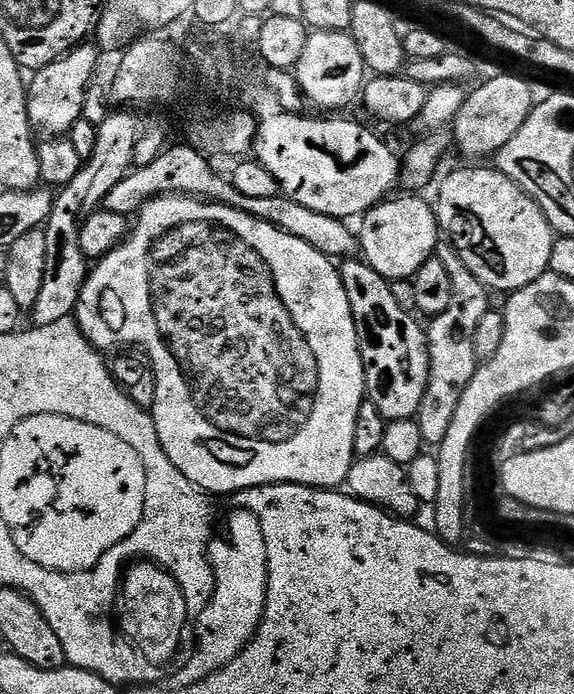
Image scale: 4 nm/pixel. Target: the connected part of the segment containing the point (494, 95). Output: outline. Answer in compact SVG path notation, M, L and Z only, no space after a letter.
M492 76L485 84L468 92L462 110L458 110L452 121L453 133L456 135L455 151L464 156L495 157L496 153L522 130L526 118L534 107L532 88L520 76Z

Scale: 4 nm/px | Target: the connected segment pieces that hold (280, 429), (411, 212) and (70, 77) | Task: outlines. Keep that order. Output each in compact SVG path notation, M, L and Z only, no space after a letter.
M157 196L140 209L127 240L89 271L74 319L94 347L105 347L104 331L120 332L124 346L139 346L152 361L152 369L156 372L154 419L160 445L175 468L201 492L239 494L245 488L260 488L263 484L305 484L311 488L336 490L347 481L356 456L355 420L360 405L366 400L360 339L337 265L314 250L314 246L302 242L302 238L294 238L270 226L270 222L262 222L225 204L197 200L195 196Z
M416 194L397 195L377 204L375 208L364 213L359 221L358 248L362 259L389 282L411 280L422 262L433 256L436 241L441 239L442 229L436 218L435 207L429 201L427 204L420 199L424 198Z
M84 42L68 55L50 66L35 69L27 85L28 118L44 134L68 134L76 120L85 115L84 103L88 100L88 87L92 84L92 71L100 64L101 49L95 43Z

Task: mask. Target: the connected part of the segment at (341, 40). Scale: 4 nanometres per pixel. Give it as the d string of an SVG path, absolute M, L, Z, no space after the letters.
M313 31L306 42L306 51L302 53L302 58L298 58L294 71L298 86L313 105L344 108L361 99L366 69L362 62L362 53L358 50L358 42L354 42L351 31Z

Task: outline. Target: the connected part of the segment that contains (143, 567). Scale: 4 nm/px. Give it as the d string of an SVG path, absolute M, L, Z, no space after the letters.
M140 562L127 569L122 580L122 596L128 599L128 612L132 615L132 632L140 643L141 657L153 660L156 666L164 666L173 659L178 647L178 638L183 636L190 613L180 584L163 568L151 563Z

